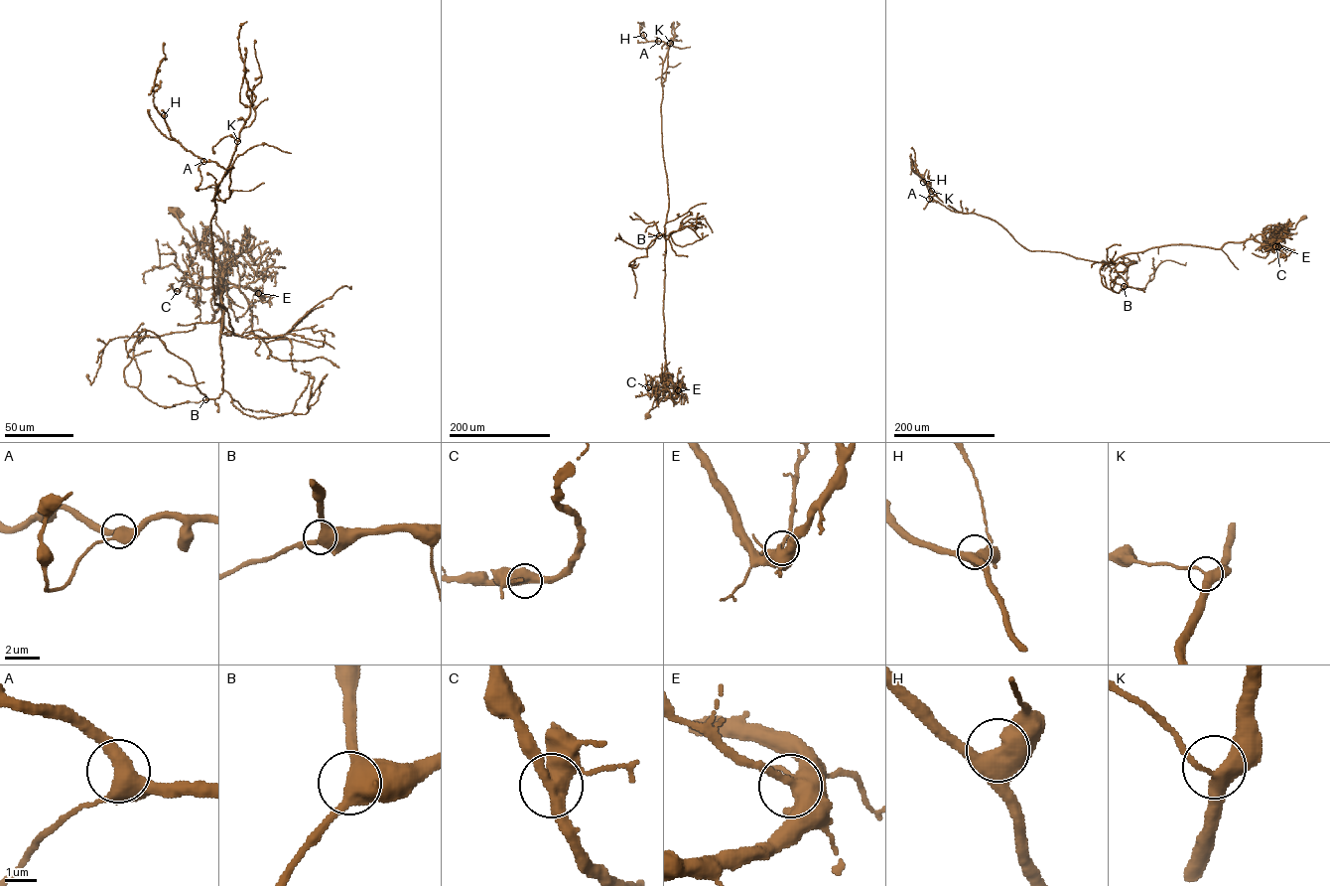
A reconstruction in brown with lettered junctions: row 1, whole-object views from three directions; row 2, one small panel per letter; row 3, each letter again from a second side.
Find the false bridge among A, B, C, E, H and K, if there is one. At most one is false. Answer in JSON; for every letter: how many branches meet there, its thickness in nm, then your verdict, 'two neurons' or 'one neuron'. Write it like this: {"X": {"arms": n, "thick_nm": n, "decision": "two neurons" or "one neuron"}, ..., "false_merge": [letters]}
{"A": {"arms": 3, "thick_nm": 400, "decision": "one neuron"}, "B": {"arms": 3, "thick_nm": 480, "decision": "one neuron"}, "C": {"arms": 4, "thick_nm": 480, "decision": "one neuron"}, "E": {"arms": 5, "thick_nm": 440, "decision": "one neuron"}, "H": {"arms": 3, "thick_nm": 480, "decision": "one neuron"}, "K": {"arms": 3, "thick_nm": 380, "decision": "one neuron"}, "false_merge": []}

